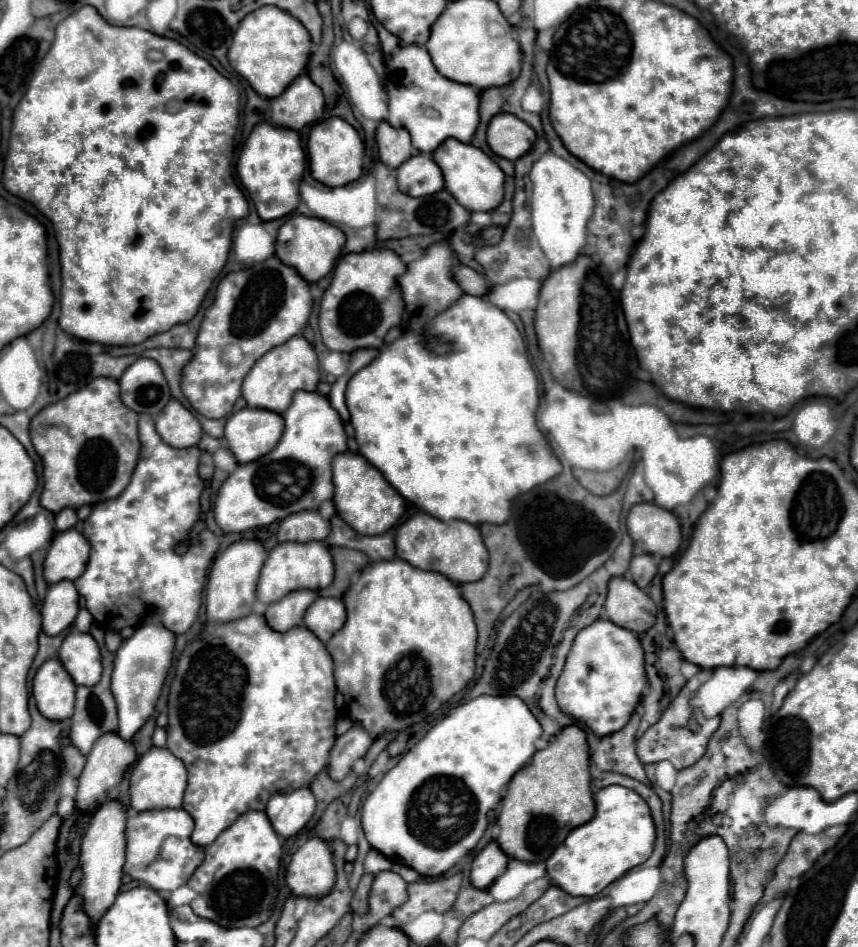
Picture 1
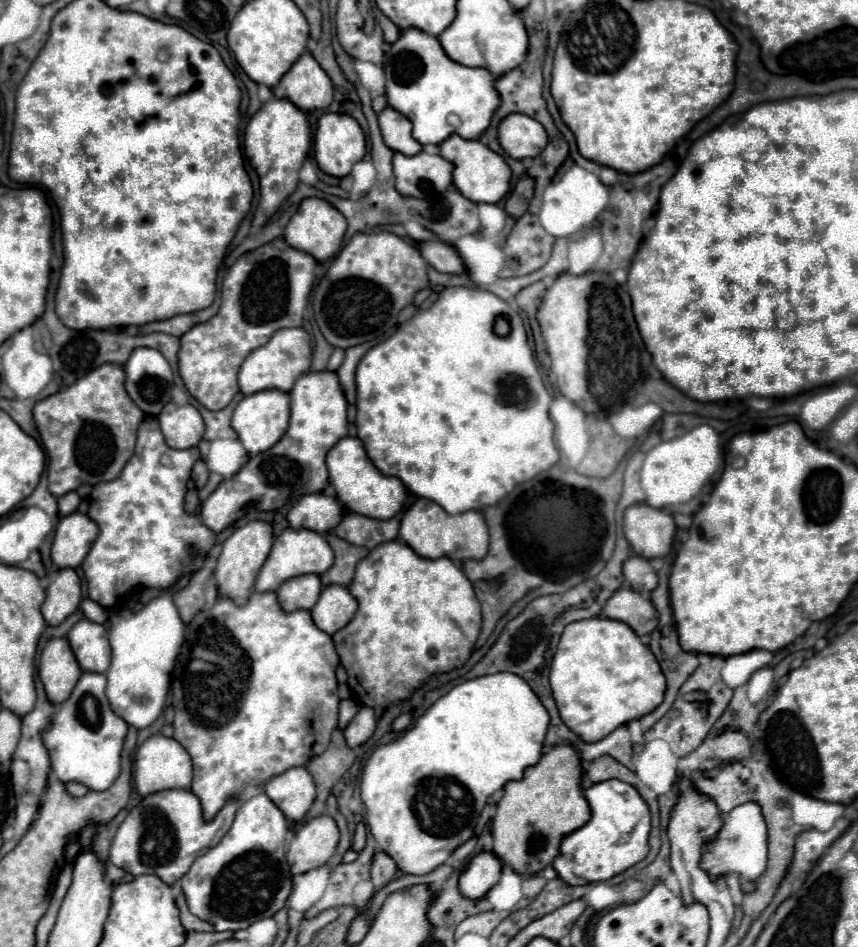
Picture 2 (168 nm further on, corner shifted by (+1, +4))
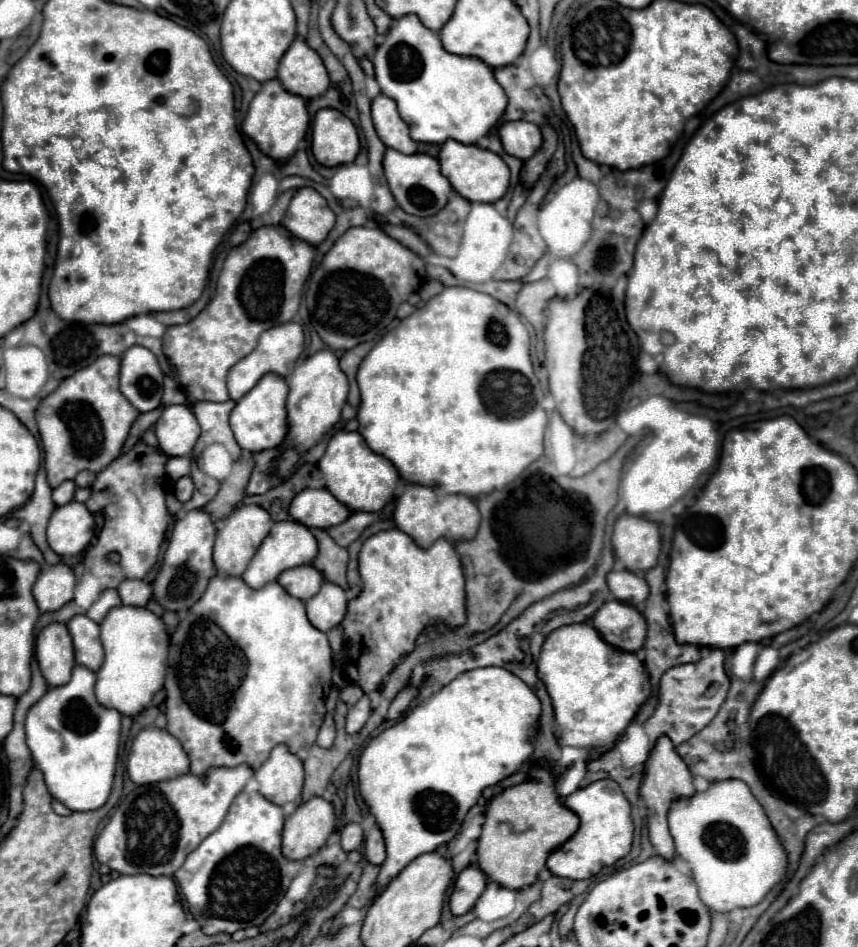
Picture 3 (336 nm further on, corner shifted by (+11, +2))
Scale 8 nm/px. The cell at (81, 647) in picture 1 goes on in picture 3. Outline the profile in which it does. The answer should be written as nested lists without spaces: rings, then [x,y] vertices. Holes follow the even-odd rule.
[[[80,614],[68,622],[68,628],[70,628],[70,634],[74,638],[76,662],[98,672],[102,666],[100,626],[94,620],[90,620],[86,614]]]

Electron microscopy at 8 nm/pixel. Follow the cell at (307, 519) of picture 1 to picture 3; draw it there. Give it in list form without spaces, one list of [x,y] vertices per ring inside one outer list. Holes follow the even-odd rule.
[[[306,488],[302,490],[290,504],[290,516],[310,528],[330,528],[336,524],[342,524],[350,516],[350,508],[342,502],[338,502],[326,488]]]

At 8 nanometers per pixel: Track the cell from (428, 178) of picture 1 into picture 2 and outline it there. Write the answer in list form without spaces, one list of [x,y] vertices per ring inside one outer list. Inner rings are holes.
[[[420,152],[416,156],[394,154],[396,190],[404,196],[428,198],[444,192],[452,184],[452,164],[442,156]]]

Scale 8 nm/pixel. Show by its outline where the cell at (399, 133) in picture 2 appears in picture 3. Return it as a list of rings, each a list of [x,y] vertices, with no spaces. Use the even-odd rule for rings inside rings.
[[[378,94],[372,102],[372,122],[388,148],[394,148],[402,154],[414,154],[416,142],[408,134],[406,122],[396,110],[396,102],[384,94]]]

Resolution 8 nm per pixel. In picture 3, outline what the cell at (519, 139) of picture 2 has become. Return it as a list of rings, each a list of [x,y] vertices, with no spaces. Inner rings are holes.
[[[504,122],[500,126],[500,140],[510,156],[530,160],[542,146],[540,128],[532,122]]]

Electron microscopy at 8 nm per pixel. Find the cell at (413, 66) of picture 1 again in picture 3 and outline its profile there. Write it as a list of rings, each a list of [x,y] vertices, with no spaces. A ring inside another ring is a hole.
[[[406,14],[392,22],[372,62],[382,94],[396,100],[398,112],[416,142],[442,144],[452,138],[462,144],[476,144],[478,138],[484,138],[496,126],[506,110],[508,98],[502,86],[498,86],[494,70],[480,58],[446,52],[440,36],[422,26],[416,14]]]

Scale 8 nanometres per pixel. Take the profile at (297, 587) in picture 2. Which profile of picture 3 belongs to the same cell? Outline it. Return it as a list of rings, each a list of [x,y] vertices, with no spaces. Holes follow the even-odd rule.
[[[306,564],[306,566],[298,566],[294,570],[284,570],[280,574],[278,582],[284,586],[284,590],[290,596],[300,598],[300,600],[308,600],[320,590],[324,578],[322,578],[320,570],[312,568],[312,564]]]

